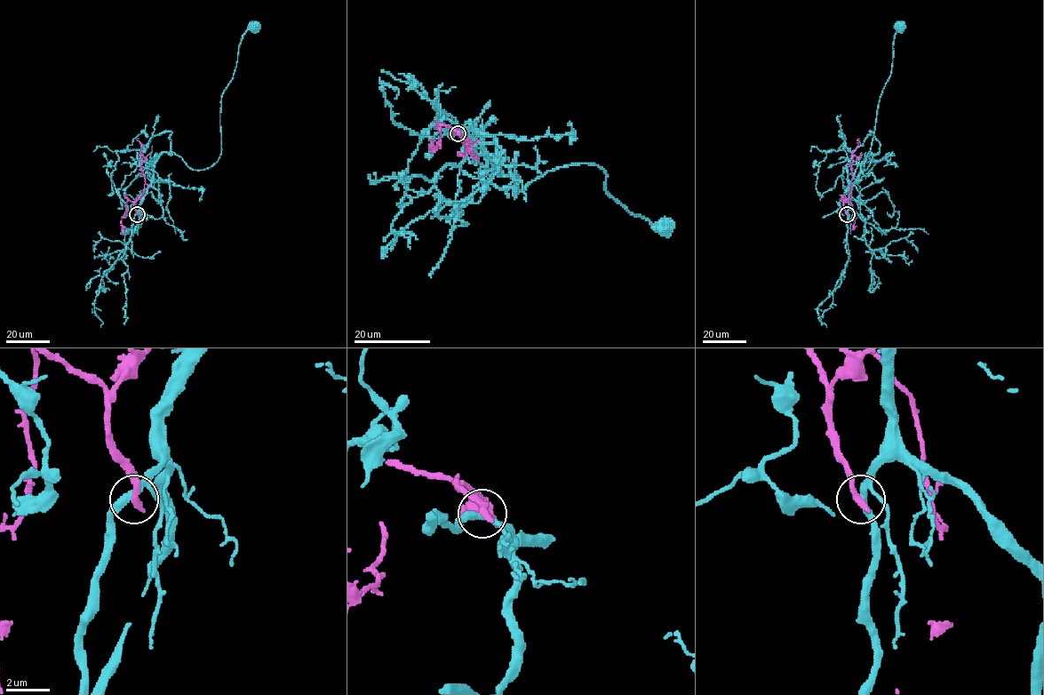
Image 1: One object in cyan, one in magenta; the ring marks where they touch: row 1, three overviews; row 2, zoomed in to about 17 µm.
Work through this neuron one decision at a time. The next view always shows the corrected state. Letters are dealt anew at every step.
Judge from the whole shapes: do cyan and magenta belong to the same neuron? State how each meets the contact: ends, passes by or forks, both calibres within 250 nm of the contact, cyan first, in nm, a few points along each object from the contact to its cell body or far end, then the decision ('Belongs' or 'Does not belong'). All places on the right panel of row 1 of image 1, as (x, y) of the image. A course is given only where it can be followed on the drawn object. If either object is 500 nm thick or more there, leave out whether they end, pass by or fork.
At the ring cyan forks. At the ring magenta ends. Thickness 240 nm (cyan) against 360 nm. Course of cyan: (847, 214), (860, 164), (870, 152), (880, 152), (864, 170), (880, 97), (889, 77), (898, 27). Course of magenta: (846, 214), (843, 203), (850, 192), (850, 164), (853, 152), (859, 142), (858, 138). Does not belong

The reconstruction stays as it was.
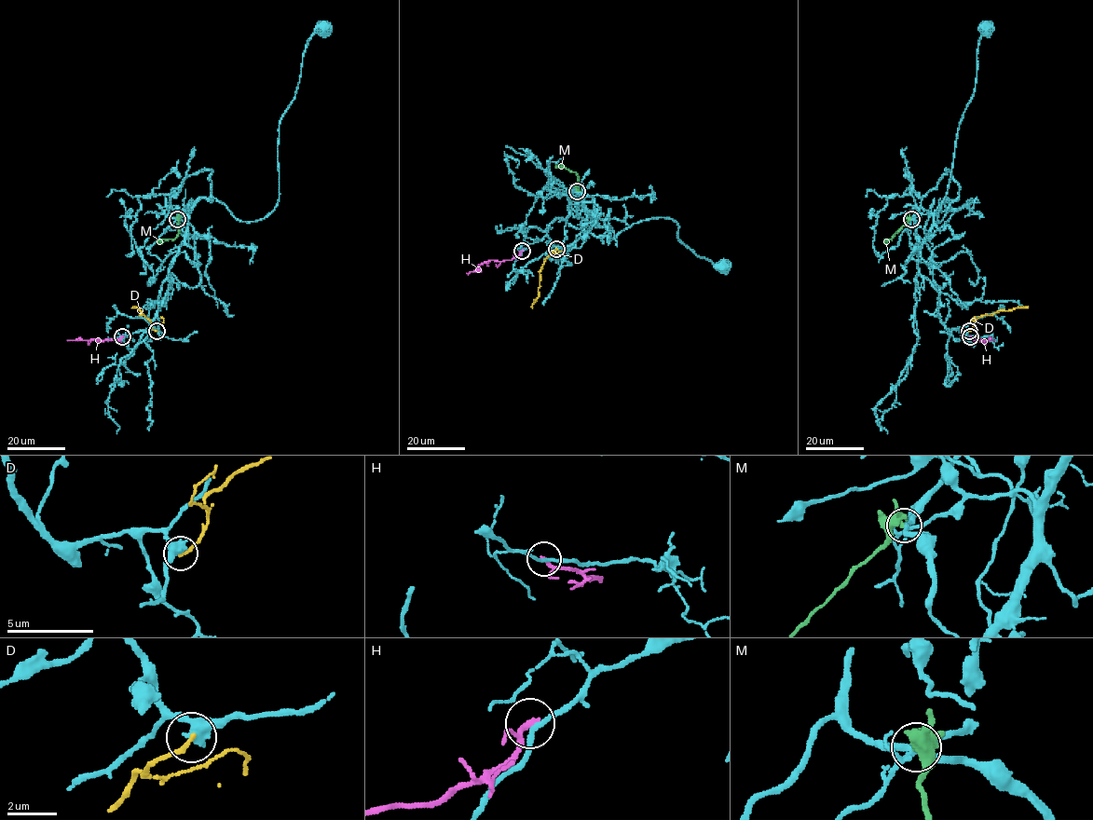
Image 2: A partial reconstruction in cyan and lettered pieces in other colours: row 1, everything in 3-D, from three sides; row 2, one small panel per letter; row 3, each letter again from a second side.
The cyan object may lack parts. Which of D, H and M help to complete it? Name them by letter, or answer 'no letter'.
no letter

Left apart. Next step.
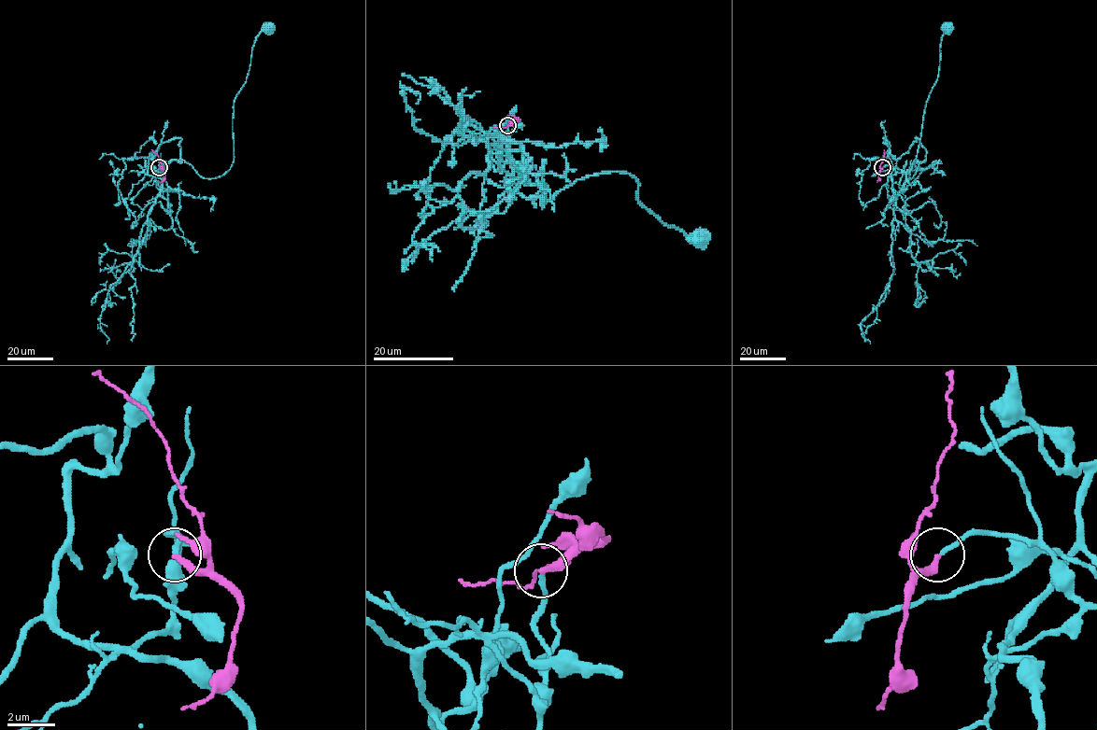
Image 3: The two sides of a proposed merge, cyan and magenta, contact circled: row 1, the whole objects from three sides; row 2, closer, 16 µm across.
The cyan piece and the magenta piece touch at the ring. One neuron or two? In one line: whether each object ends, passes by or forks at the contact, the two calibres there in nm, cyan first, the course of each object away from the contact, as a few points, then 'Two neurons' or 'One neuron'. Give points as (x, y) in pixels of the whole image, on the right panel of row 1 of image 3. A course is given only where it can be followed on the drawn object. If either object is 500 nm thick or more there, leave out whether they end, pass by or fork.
At the ring cyan ends. At the ring magenta ends. Thickness 190 nm (cyan) against 240 nm. Course of cyan: (883, 167), (892, 166), (905, 173), (916, 160), (926, 160), (910, 178), (926, 102), (936, 81), (946, 28). Course of magenta: (882, 167), (880, 165), (883, 150). One neuron

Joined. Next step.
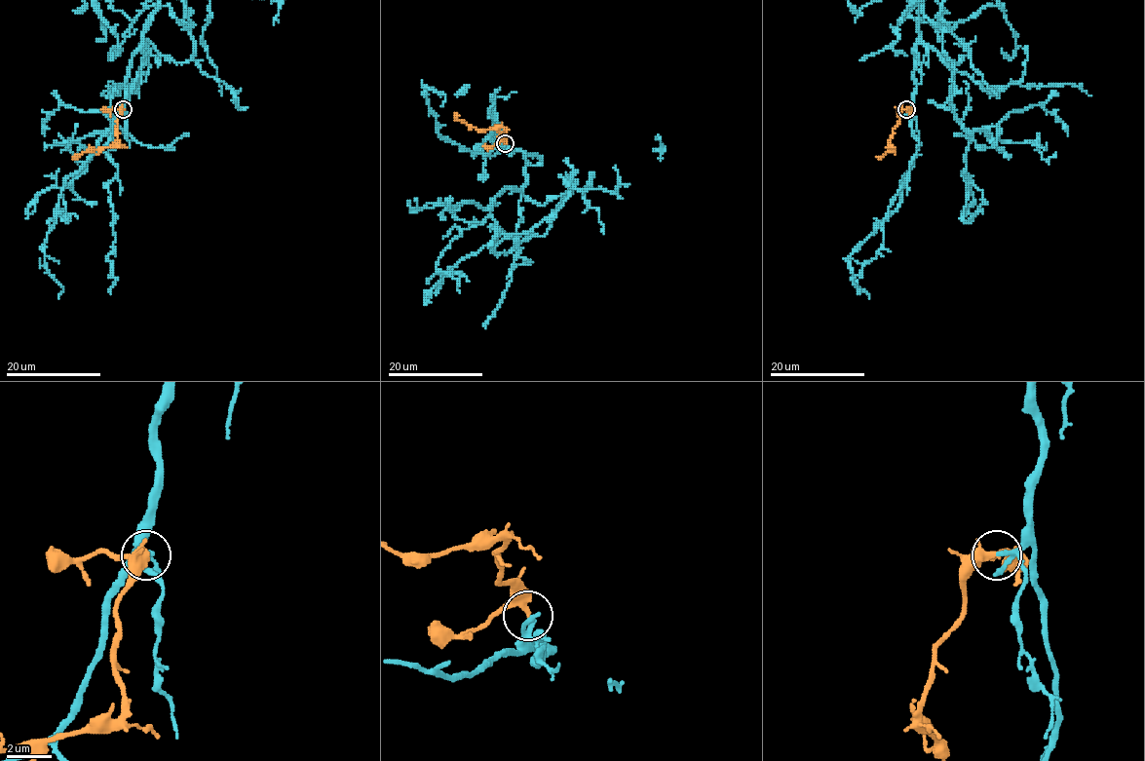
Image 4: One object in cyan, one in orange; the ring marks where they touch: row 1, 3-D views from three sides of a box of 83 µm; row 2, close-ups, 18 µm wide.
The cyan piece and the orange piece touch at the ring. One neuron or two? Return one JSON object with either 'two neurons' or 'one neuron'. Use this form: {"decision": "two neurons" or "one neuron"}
{"decision": "one neuron"}

